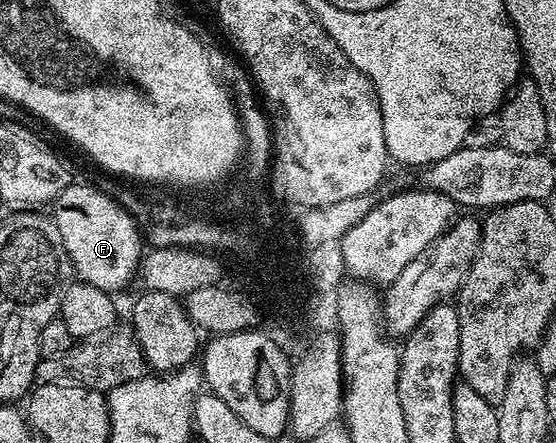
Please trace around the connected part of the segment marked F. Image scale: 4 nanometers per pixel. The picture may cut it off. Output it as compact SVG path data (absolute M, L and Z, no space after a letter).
M74 182L66 186L51 205L51 219L67 246L74 273L84 283L110 294L118 294L138 275L143 259L143 237L135 219L112 195L89 184Z

